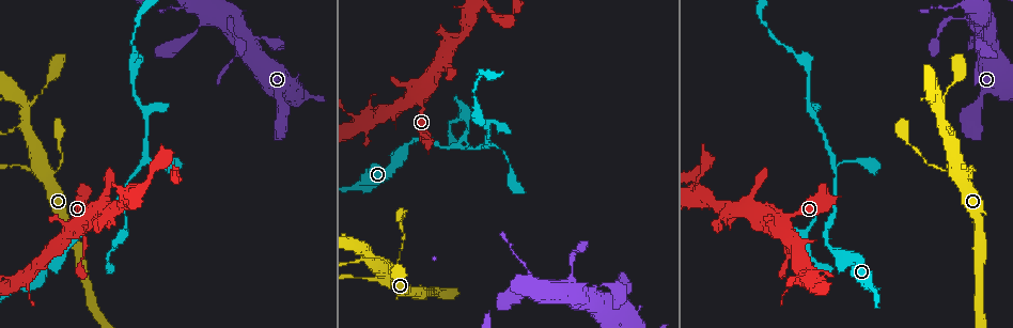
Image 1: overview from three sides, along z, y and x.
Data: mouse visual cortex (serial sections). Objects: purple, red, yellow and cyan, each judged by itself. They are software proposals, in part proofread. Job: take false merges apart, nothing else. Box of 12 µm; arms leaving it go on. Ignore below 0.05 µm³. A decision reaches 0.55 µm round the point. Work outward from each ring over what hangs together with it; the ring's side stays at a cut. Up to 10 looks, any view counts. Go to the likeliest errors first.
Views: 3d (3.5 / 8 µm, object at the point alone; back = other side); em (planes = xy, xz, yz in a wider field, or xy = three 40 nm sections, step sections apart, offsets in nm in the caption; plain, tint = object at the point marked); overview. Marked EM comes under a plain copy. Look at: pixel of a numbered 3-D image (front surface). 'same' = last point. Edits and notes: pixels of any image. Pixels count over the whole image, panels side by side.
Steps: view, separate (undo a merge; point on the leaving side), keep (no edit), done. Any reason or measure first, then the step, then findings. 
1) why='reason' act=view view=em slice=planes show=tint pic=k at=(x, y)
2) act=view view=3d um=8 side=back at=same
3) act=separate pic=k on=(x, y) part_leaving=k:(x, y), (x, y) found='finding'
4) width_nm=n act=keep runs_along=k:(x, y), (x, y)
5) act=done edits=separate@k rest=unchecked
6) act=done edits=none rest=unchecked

why='branch point' act=view view=3d um=8 pic=1 at=(454, 148)

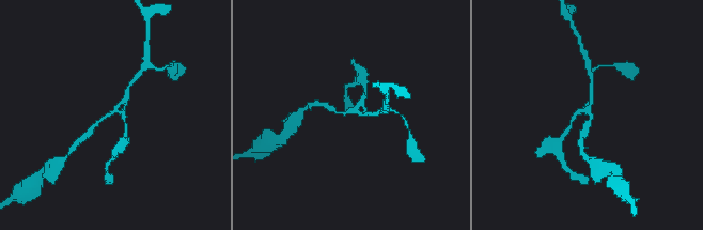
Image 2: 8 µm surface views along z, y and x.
act=view view=3d um=3.5 pic=2 at=(350, 111)

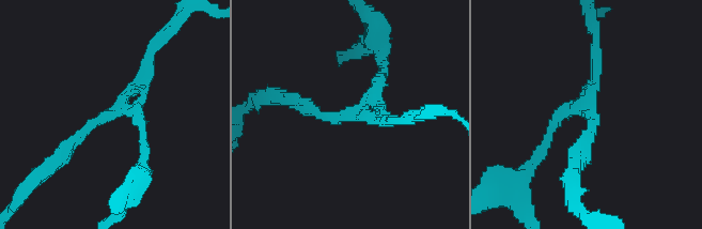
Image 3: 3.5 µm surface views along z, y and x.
act=view view=em slice=xy step=3 show=tint pic=3 at=(345, 117)

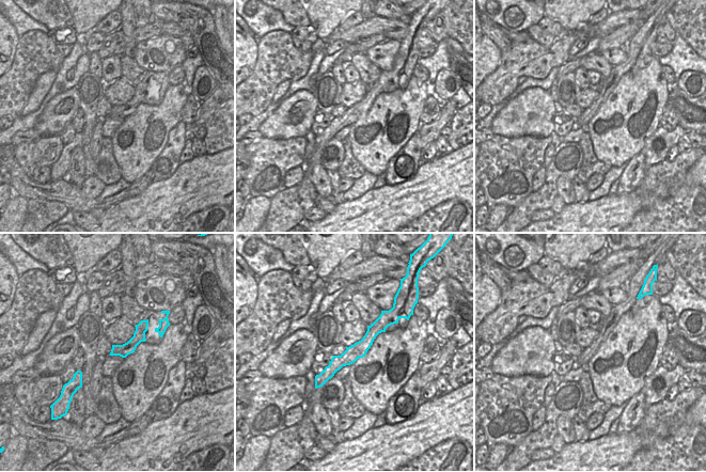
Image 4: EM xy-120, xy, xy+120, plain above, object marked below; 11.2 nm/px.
act=keep runs_along=4:(388, 321), (317, 379) found='continuous, no second cell'

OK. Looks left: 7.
why='three-way junction' act=view view=3d um=3.5 pic=1 at=(832, 161)

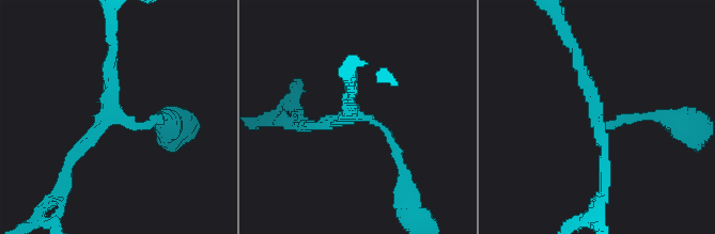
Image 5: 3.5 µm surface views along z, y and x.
arms=3 arm_widths_nm=150,150,200 why='need the tissue' act=view view=em slice=xy step=2 show=tint pic=5 at=(597, 116)

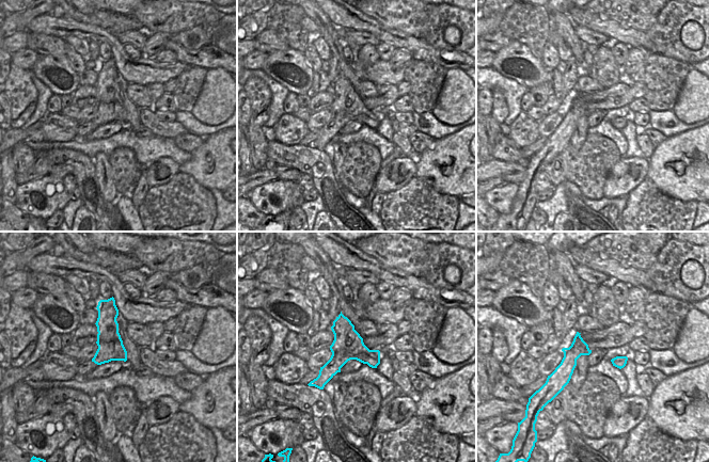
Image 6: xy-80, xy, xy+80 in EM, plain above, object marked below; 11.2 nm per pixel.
width_nm=340 act=keep runs_along=5:(65, 173), (108, 116), (111, 48) found='one cell here'

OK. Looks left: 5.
why='sharp bend' act=view view=3d um=3.5 side=back pic=1 at=(814, 111)

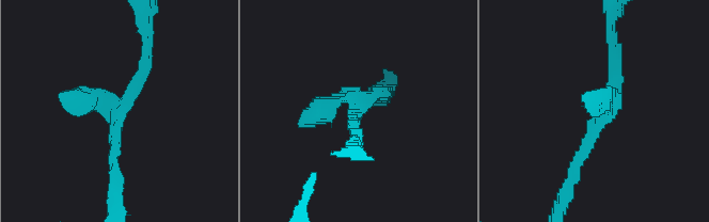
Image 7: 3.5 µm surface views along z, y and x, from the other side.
act=view view=em slice=xy step=3 show=tint pic=7 at=(359, 104)

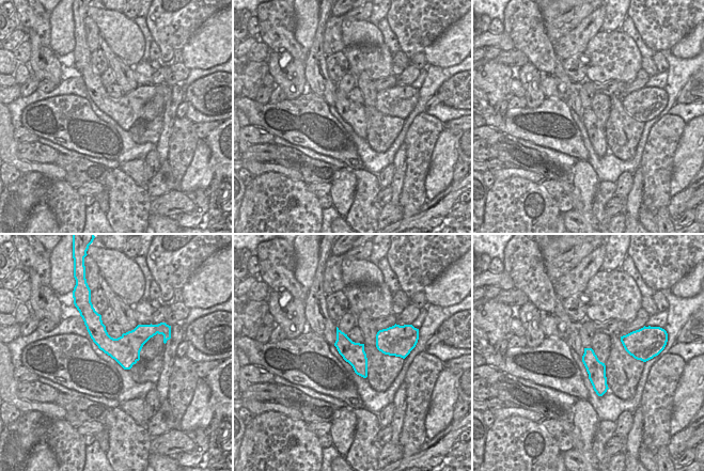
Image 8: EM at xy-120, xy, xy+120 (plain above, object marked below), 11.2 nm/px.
act=keep runs_along=7:(573, 177), (612, 95), (612, 49) found='all the same cell'

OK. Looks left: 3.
why='looks like a crossing' act=view view=3d um=3.5 pic=1 at=(51, 173)

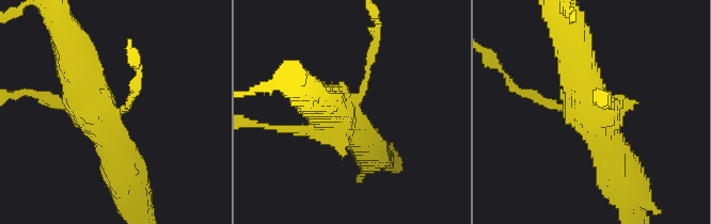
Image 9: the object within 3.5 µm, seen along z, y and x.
why='now the EM' act=view view=em slice=xy step=3 show=tint pic=9 at=(351, 100)

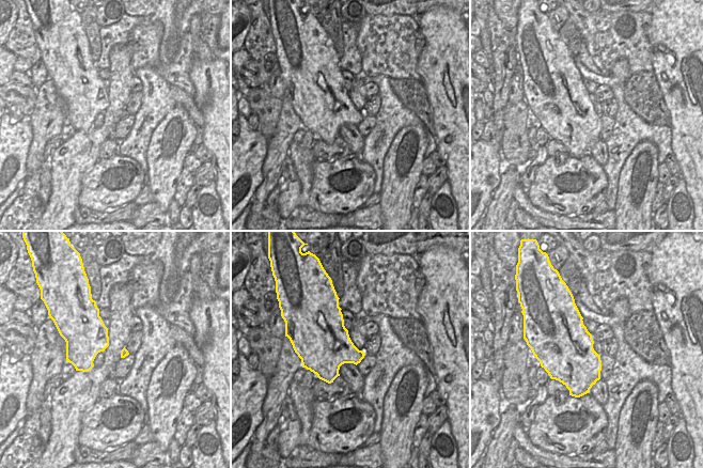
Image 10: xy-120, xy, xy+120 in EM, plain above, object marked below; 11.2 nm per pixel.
width_nm=500 act=keep runs_along=9:(121, 169), (84, 93), (72, 47) found='all the same cell'

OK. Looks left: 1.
act=done edits=none rest=unchecked

